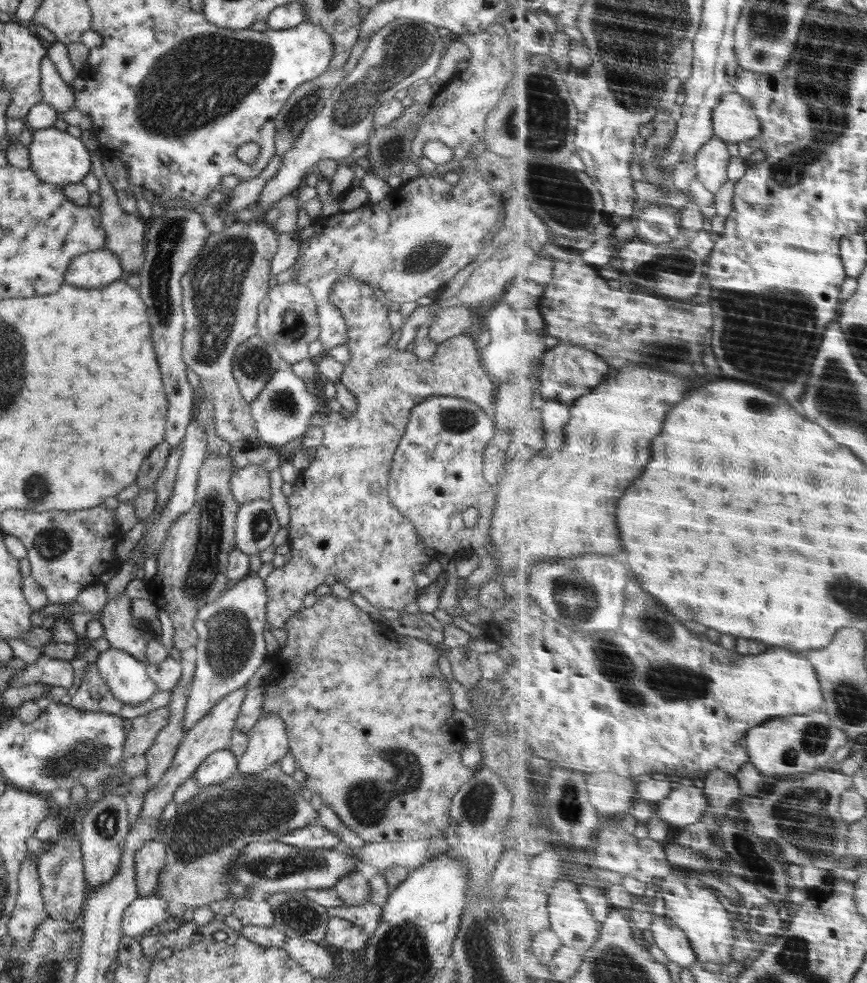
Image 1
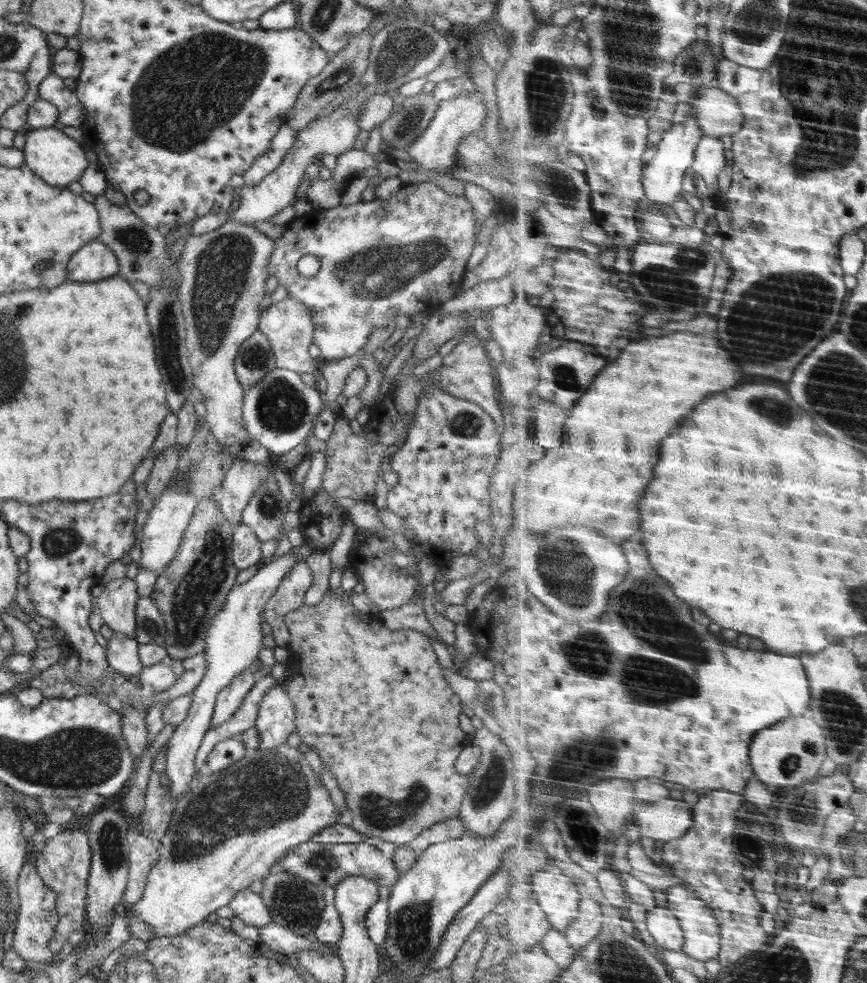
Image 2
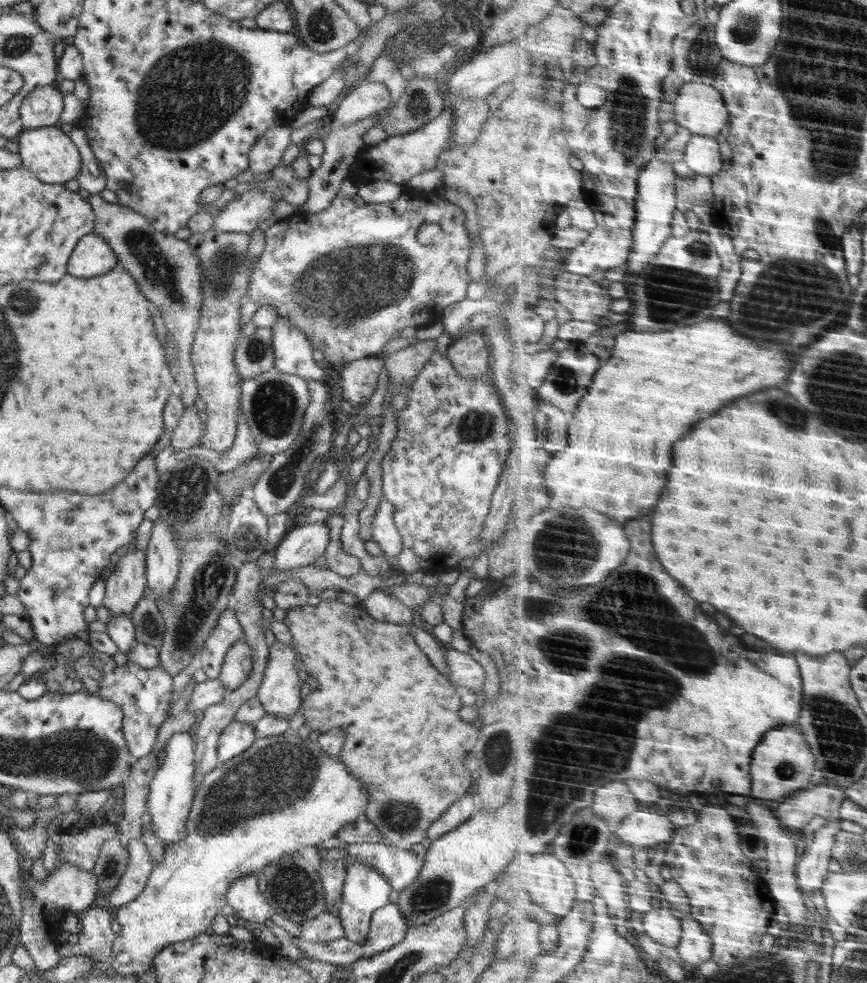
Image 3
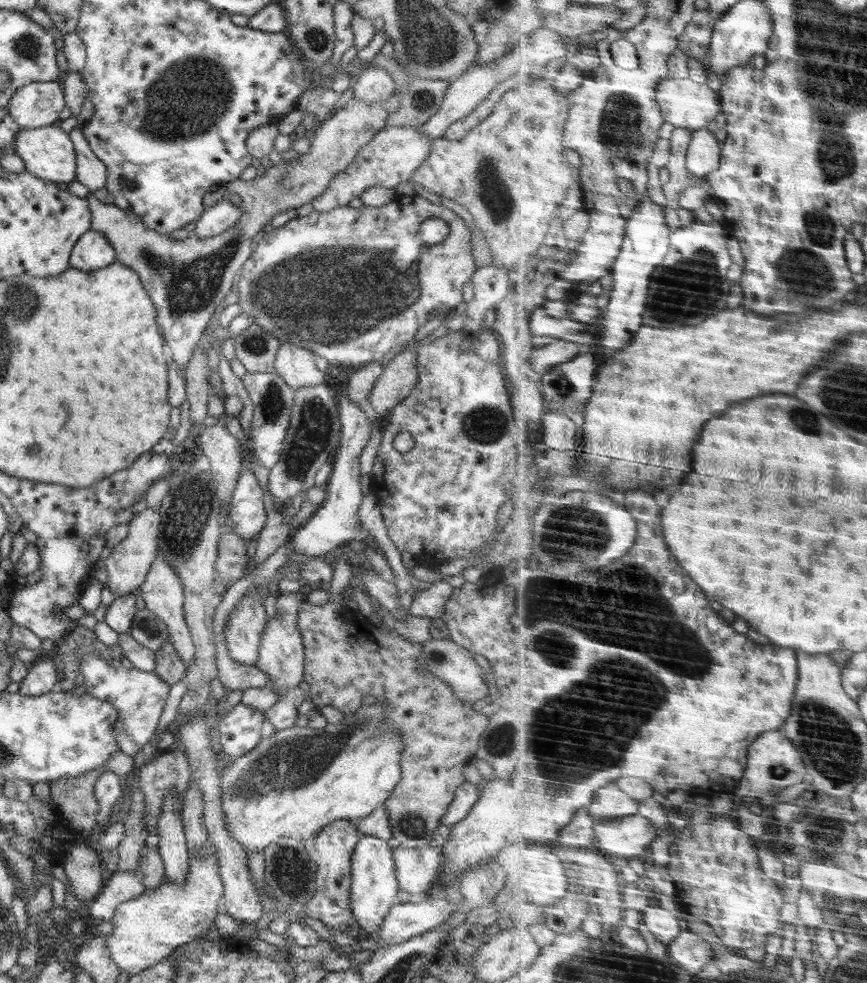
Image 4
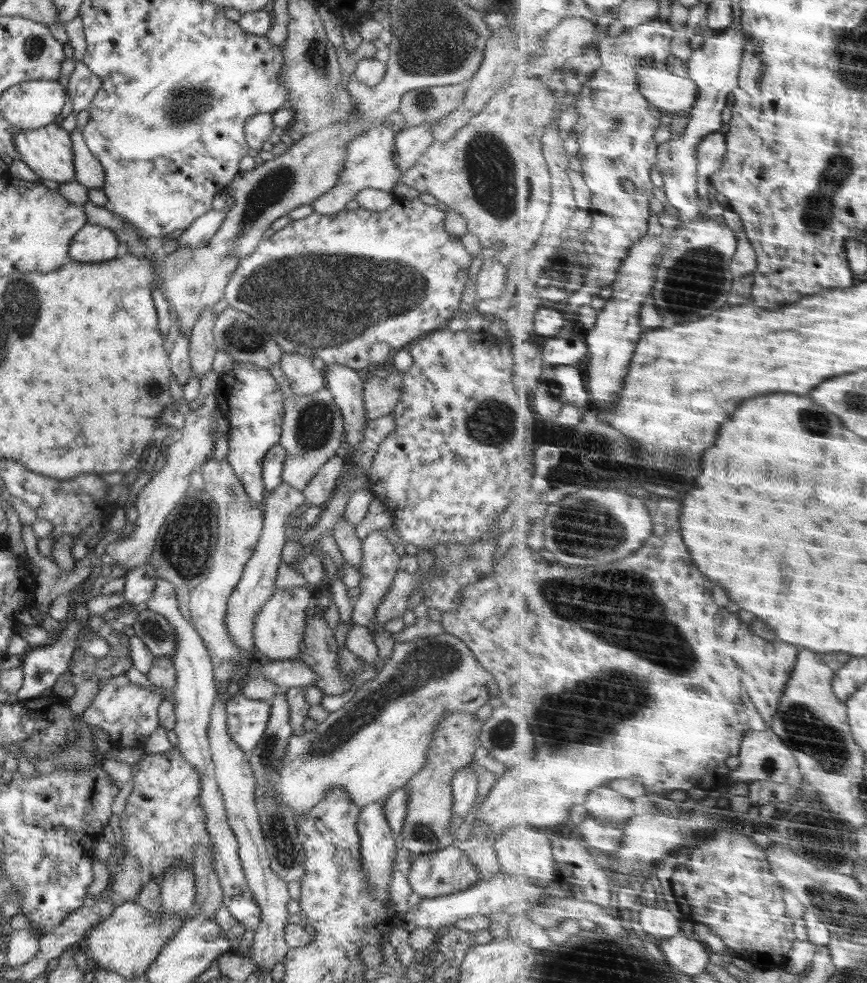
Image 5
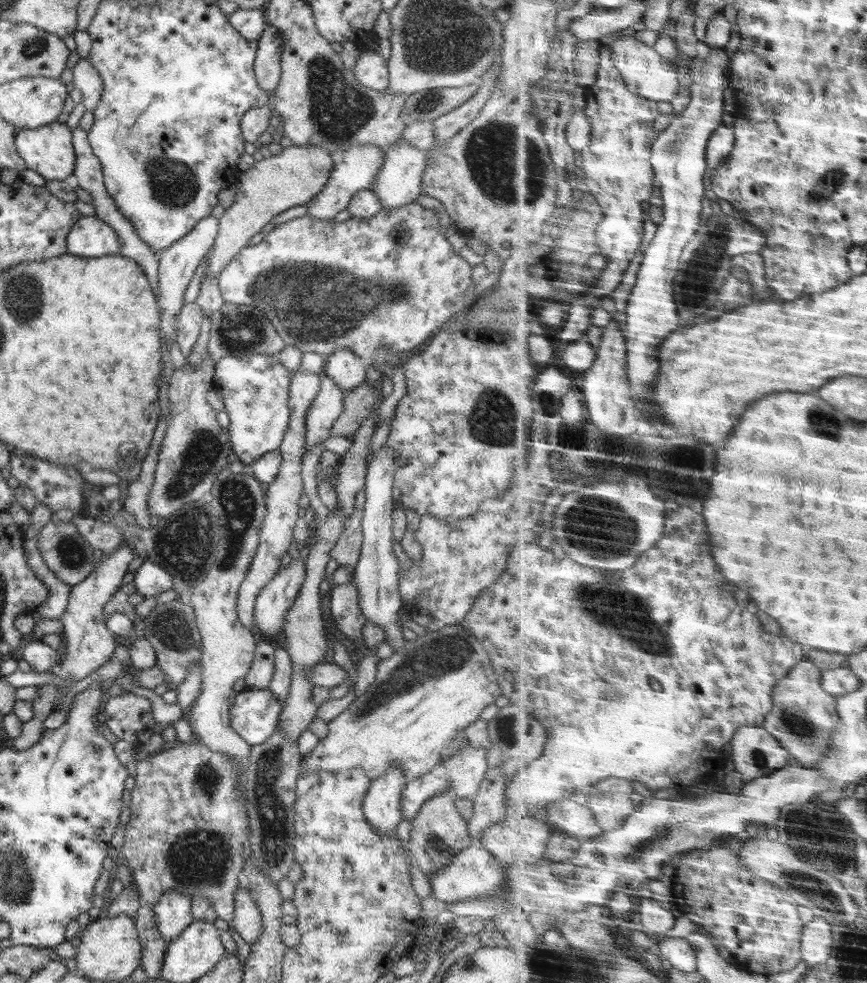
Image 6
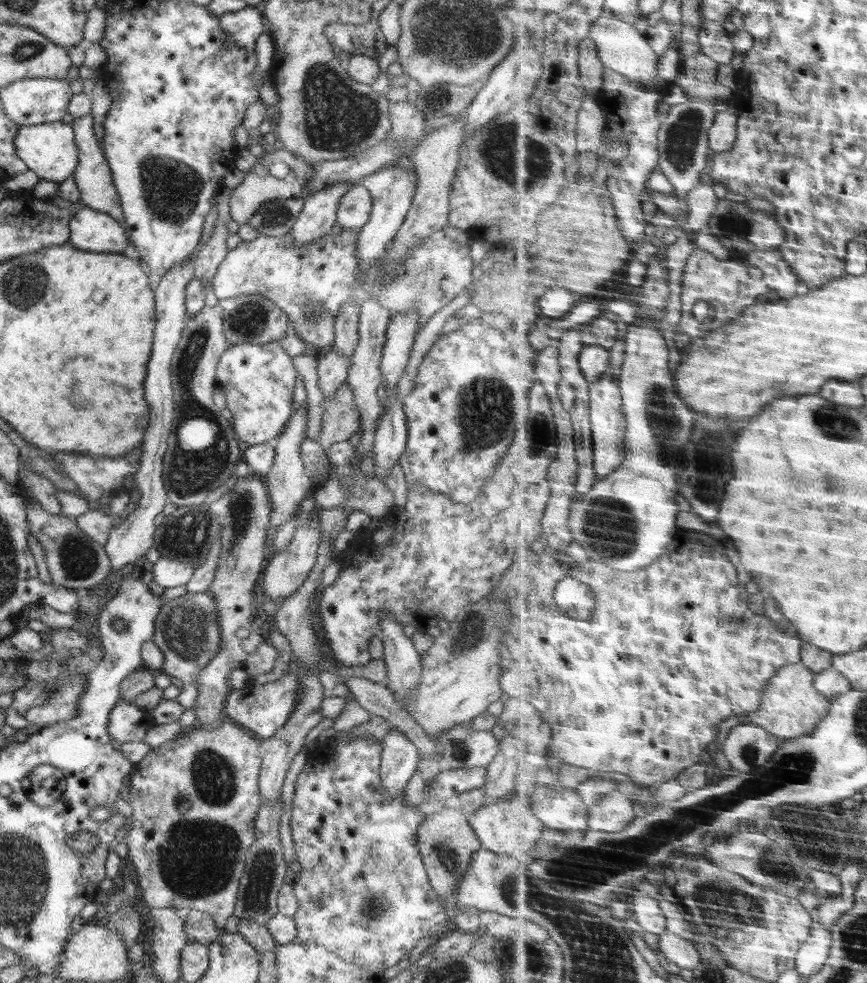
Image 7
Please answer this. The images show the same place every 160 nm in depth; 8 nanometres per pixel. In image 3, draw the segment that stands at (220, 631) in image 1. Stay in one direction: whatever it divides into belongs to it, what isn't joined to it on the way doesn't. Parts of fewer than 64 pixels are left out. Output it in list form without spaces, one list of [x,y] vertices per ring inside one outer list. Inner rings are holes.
[[[304,520],[302,526],[291,526],[279,541],[278,548],[272,552],[275,558],[274,565],[271,569],[264,569],[262,571],[261,582],[262,579],[267,580],[269,574],[271,574],[273,570],[281,572],[281,570],[293,570],[293,568],[300,568],[306,564],[313,564],[314,561],[318,560],[320,556],[325,554],[329,542],[330,529],[327,527],[325,521],[309,523]],[[188,731],[172,735],[164,749],[167,751],[167,757],[154,773],[149,786],[148,812],[151,816],[155,835],[165,842],[166,847],[186,836],[186,819],[190,814],[195,795],[194,746],[194,738]]]

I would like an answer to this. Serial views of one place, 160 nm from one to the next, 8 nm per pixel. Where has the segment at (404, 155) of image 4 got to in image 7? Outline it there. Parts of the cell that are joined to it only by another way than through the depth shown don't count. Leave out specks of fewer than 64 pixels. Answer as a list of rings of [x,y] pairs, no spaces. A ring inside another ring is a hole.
[[[336,183],[316,190],[303,199],[303,208],[290,232],[294,242],[303,247],[331,233],[337,223],[340,201],[352,183]]]

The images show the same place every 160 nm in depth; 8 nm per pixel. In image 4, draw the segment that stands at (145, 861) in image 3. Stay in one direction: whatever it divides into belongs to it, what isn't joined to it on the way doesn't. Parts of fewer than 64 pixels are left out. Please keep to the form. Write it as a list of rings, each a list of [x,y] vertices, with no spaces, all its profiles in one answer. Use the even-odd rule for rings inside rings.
[[[116,871],[107,876],[101,893],[88,904],[88,914],[92,920],[113,920],[121,902],[132,901],[145,893],[139,872]]]

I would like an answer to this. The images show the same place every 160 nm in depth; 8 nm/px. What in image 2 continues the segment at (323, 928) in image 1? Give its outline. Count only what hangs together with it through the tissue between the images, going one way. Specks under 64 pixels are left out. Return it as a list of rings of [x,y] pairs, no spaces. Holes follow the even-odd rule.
[[[275,865],[269,870],[269,875],[264,878],[263,903],[270,911],[274,923],[287,928],[298,936],[306,936],[315,932],[321,919],[325,905],[323,888],[314,885],[307,880],[302,880]]]

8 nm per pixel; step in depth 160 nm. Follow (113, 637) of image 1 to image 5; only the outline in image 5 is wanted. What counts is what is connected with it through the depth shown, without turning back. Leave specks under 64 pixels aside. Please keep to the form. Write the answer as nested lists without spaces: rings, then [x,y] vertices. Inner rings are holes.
[[[213,393],[208,394],[198,410],[184,414],[185,425],[182,430],[175,432],[178,438],[169,440],[162,448],[158,448],[166,456],[166,464],[156,473],[155,477],[152,477],[149,483],[145,484],[135,500],[138,512],[135,522],[137,527],[128,536],[122,536],[106,547],[108,556],[114,558],[116,564],[124,566],[128,571],[149,564],[160,527],[167,521],[168,515],[191,487],[189,474],[199,467],[202,468],[214,454],[215,435],[210,419],[218,407],[216,396]]]

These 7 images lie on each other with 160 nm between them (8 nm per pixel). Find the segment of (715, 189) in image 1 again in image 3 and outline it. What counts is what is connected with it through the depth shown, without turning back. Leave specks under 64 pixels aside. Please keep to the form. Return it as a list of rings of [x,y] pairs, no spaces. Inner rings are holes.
[[[694,135],[687,147],[686,164],[697,174],[713,176],[724,166],[720,152],[722,139],[705,135]]]

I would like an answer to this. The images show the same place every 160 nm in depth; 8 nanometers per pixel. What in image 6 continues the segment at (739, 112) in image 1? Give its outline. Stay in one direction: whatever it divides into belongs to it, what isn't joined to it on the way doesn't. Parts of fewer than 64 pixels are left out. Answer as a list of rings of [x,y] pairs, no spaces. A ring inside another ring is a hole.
[[[625,36],[607,46],[613,50],[613,59],[625,76],[630,91],[641,94],[651,101],[672,102],[672,100],[676,100],[680,88],[684,86],[678,80],[677,64],[667,62],[662,54],[656,52],[656,48],[638,40],[636,36]]]

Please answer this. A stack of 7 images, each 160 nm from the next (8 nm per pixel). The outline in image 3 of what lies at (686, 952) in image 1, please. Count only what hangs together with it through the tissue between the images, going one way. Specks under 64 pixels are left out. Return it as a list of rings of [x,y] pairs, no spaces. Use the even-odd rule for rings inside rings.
[[[654,910],[644,914],[645,932],[656,942],[669,948],[677,948],[685,931],[683,919],[674,916],[670,910]]]

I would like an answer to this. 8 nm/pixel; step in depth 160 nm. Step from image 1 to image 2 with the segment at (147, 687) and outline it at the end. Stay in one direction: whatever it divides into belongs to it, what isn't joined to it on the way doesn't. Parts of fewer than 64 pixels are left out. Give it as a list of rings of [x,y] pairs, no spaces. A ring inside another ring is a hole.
[[[114,633],[105,649],[109,669],[126,675],[126,678],[136,677],[144,668],[139,658],[139,646],[135,637]]]

